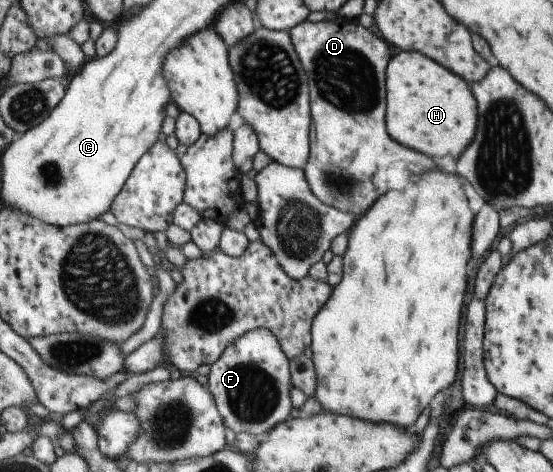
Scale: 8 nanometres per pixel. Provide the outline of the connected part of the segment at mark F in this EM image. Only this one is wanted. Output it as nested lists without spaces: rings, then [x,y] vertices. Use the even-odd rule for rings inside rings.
[[[257,327],[232,342],[210,366],[207,378],[206,388],[215,401],[222,425],[235,434],[244,432],[251,436],[260,436],[260,434],[267,433],[277,423],[282,423],[290,418],[290,410],[293,407],[289,398],[289,391],[292,387],[289,376],[289,360],[282,353],[272,332],[267,329]]]

